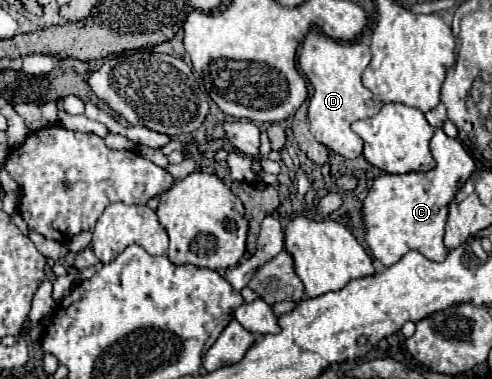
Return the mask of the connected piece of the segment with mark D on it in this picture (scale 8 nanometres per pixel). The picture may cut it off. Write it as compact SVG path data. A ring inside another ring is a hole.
M312 28L306 40L302 42L300 56L298 56L300 70L308 78L312 86L310 106L308 106L308 120L312 136L324 144L328 150L344 158L356 158L362 154L362 138L352 132L352 122L372 118L380 112L382 100L376 98L368 88L362 86L360 76L364 68L370 64L370 48L360 42L336 42Z

